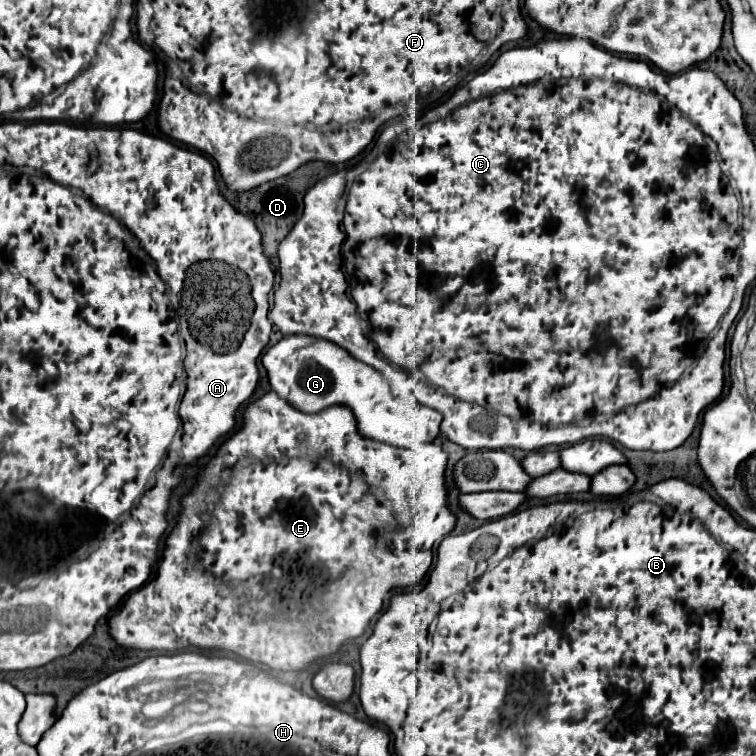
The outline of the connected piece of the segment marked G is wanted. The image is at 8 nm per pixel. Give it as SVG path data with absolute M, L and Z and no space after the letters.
M305 335L283 337L277 345L269 347L261 363L267 369L271 389L301 413L319 413L333 405L347 405L355 415L357 431L365 439L401 449L417 449L429 441L437 445L435 437L439 437L441 415L421 405L417 399L417 403L411 403L411 398L415 398L411 385L405 385L405 393L399 397L393 395L398 400L395 401L389 393L389 385L375 369L353 359L345 349L333 343Z

